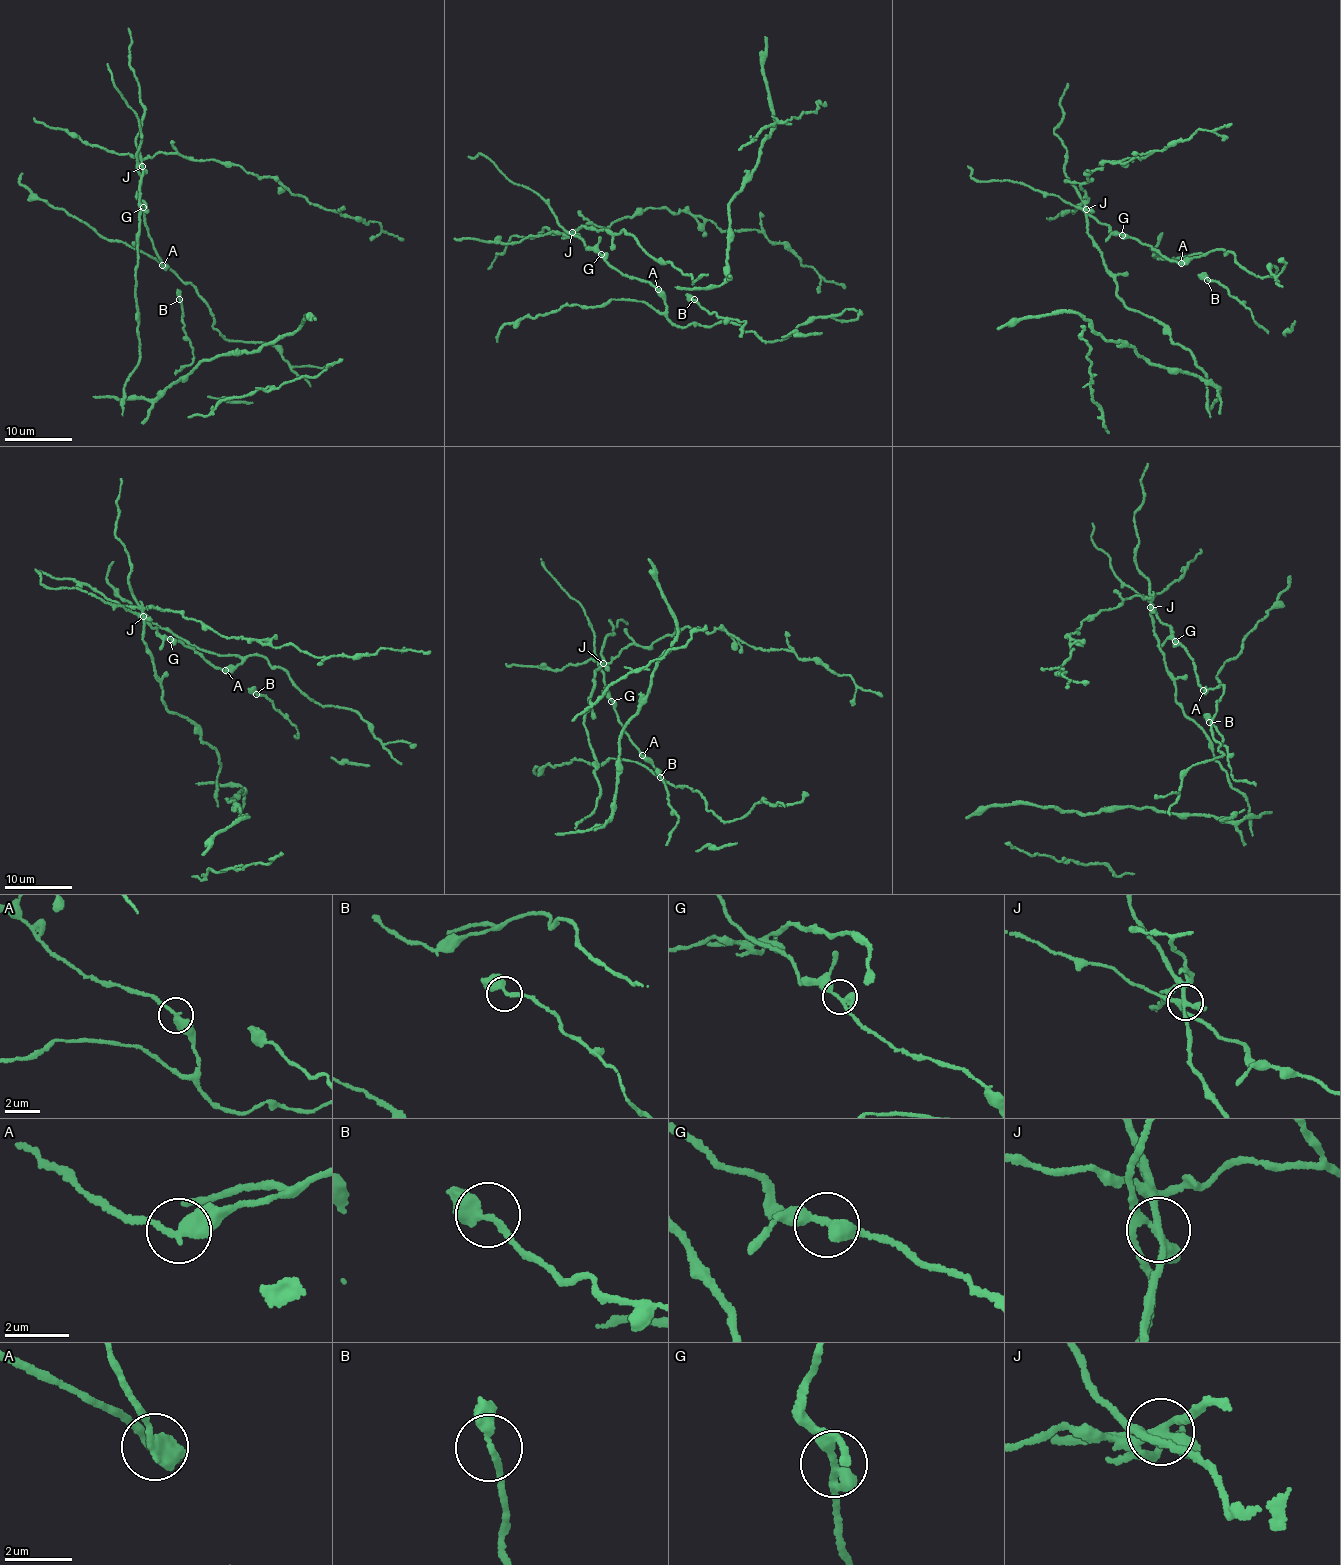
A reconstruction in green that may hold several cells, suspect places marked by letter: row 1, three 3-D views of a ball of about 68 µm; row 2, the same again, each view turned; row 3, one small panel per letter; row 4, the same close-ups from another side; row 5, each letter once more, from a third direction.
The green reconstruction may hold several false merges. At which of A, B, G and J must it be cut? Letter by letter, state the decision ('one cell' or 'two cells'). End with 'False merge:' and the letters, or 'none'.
A: two cells
B: one cell
G: one cell
J: two cells
False merge: A, J

